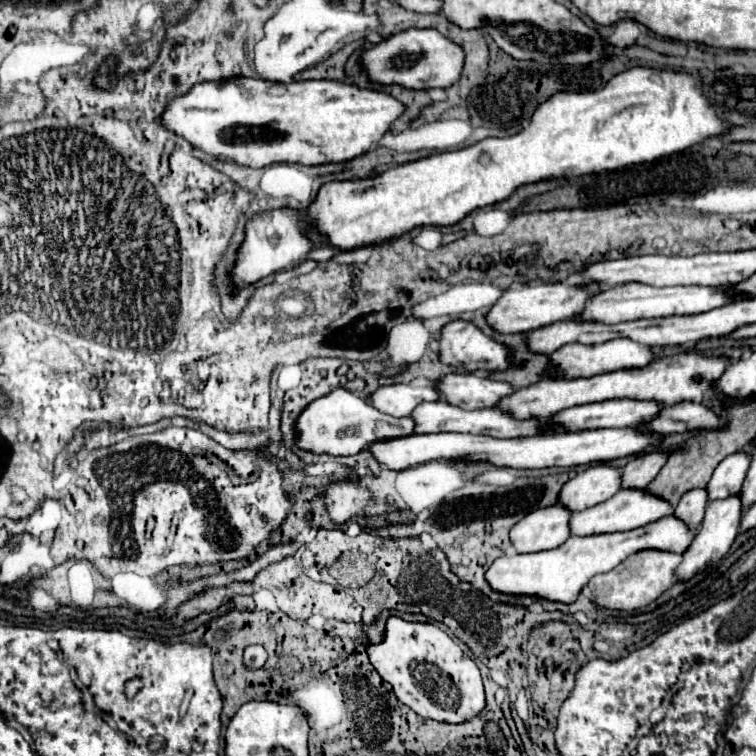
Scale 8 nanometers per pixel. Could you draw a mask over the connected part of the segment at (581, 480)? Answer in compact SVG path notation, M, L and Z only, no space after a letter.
M597 464L569 480L561 488L559 502L577 512L609 500L609 496L613 496L617 490L621 490L621 468Z

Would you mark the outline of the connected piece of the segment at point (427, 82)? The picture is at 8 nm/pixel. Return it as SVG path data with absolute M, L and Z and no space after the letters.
M409 28L389 38L381 40L373 48L365 50L359 56L359 66L367 72L369 82L391 86L399 84L409 90L427 90L427 88L447 88L451 86L463 68L463 50L451 40L443 38L437 30L417 30Z

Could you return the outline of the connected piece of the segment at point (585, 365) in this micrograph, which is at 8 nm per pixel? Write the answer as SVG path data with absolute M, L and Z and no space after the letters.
M627 338L609 340L605 344L593 344L593 346L567 344L567 346L561 346L559 350L555 350L551 354L551 360L557 364L557 374L563 376L563 378L589 378L589 376L595 376L595 374L613 372L613 370L621 370L621 368L643 368L653 358L655 356L651 354L649 346L637 344L637 342L627 340Z

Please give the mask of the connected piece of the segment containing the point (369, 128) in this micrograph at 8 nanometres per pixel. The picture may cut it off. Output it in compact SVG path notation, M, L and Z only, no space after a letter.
M237 76L233 80L195 84L187 94L173 98L165 106L159 122L165 130L185 138L193 148L205 154L229 158L241 166L265 168L279 162L315 166L327 162L345 162L367 152L389 130L393 120L403 114L403 110L405 106L389 94L361 90L339 80L307 80L289 84L277 82L275 86L275 82L269 80Z

